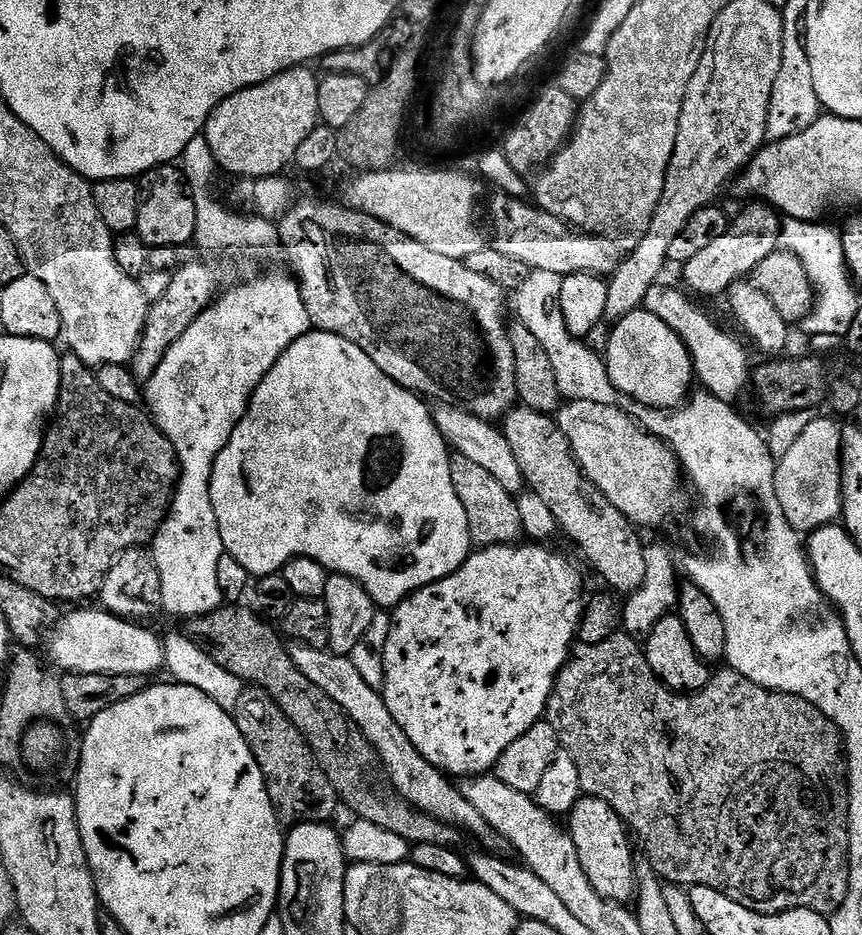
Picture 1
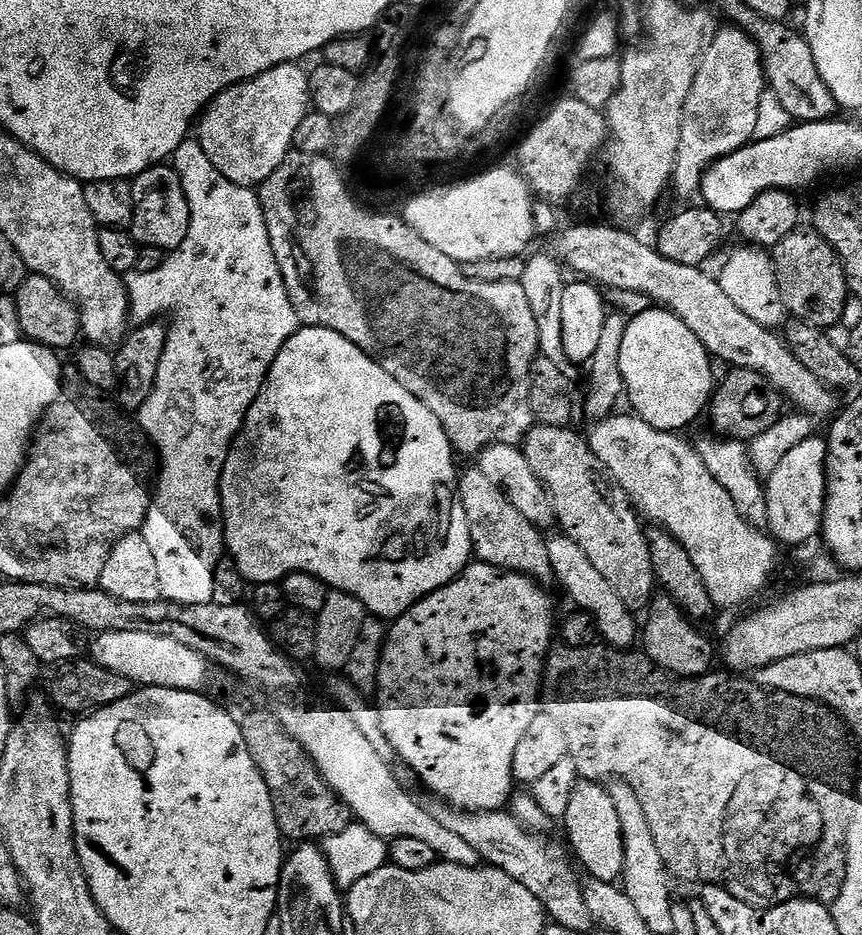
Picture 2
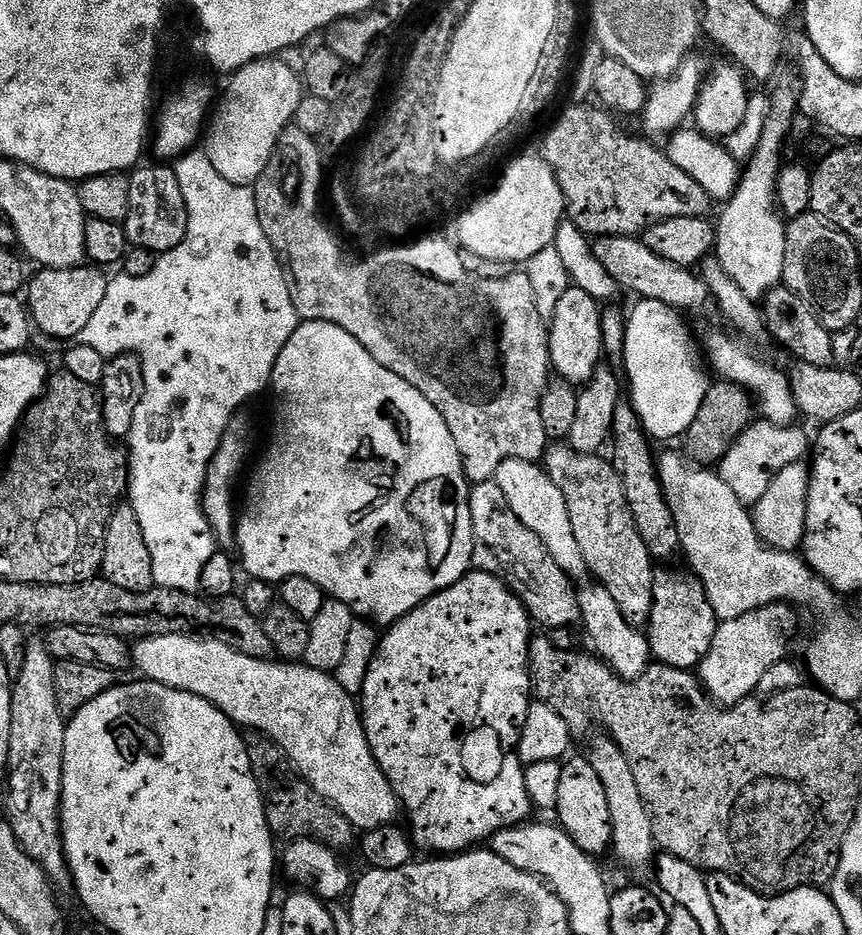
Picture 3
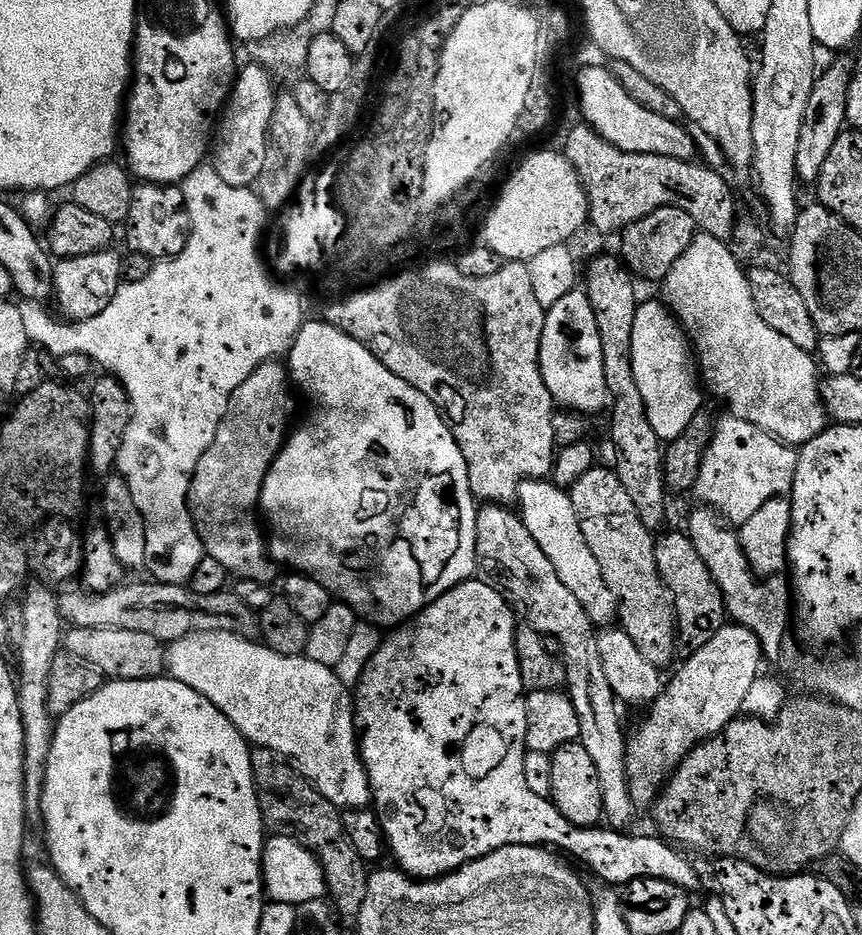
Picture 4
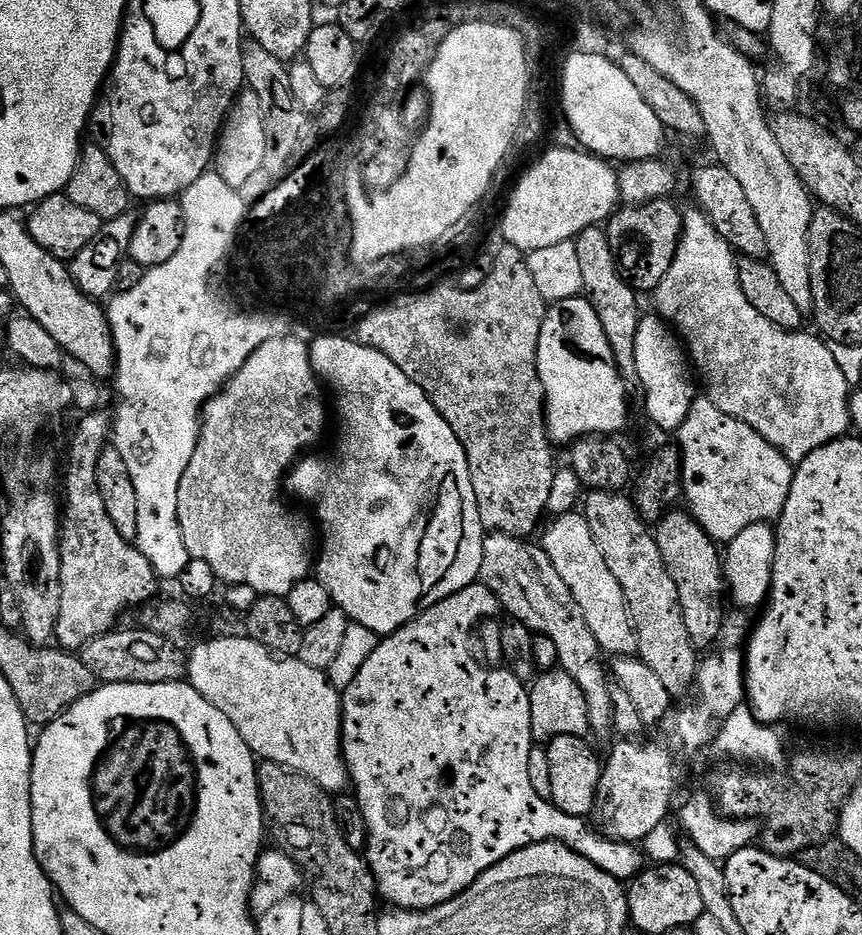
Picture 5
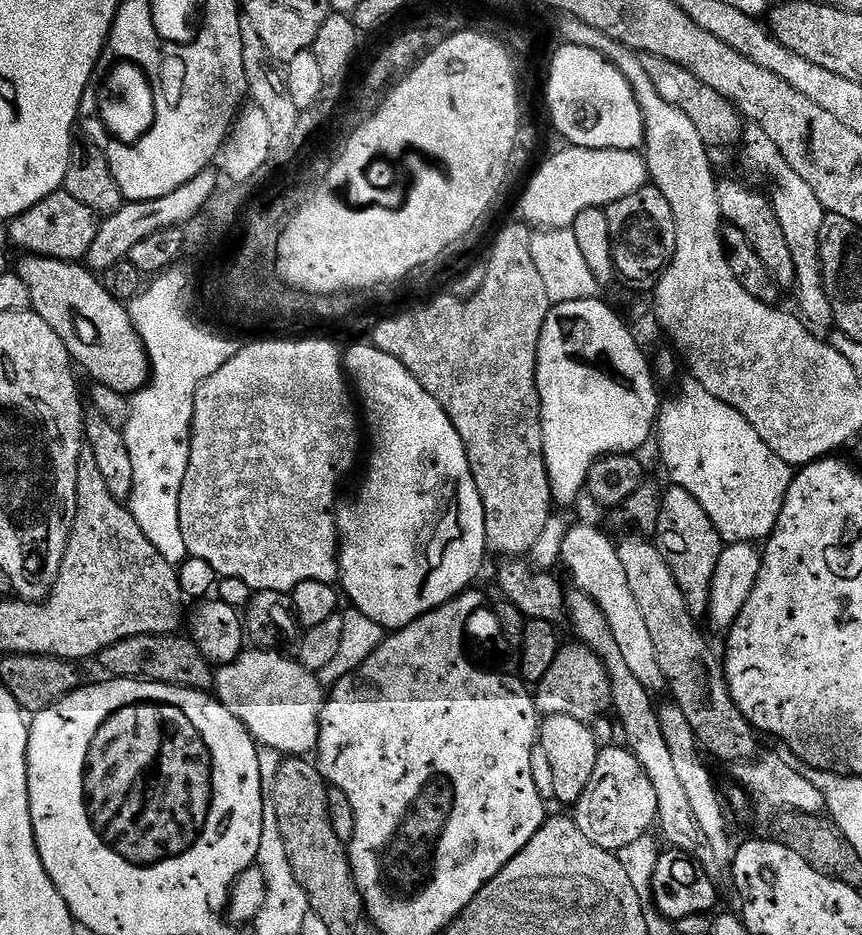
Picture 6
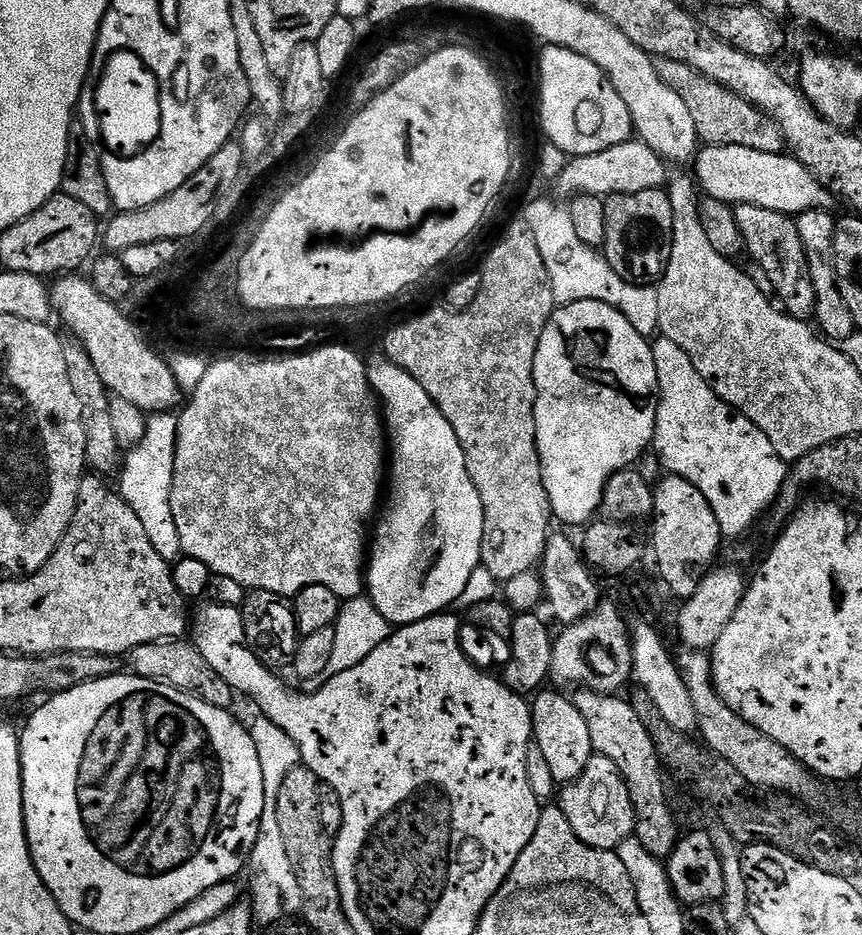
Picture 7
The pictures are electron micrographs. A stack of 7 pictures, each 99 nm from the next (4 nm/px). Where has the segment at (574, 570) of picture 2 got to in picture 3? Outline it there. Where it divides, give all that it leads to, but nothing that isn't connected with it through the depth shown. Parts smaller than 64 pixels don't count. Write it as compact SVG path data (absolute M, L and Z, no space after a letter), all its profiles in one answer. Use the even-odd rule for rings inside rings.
M593 584L579 589L579 608L582 628L585 628L597 655L608 663L615 672L624 680L636 680L646 672L651 664L651 652L647 635L641 630L626 622L618 602L610 595L605 587Z

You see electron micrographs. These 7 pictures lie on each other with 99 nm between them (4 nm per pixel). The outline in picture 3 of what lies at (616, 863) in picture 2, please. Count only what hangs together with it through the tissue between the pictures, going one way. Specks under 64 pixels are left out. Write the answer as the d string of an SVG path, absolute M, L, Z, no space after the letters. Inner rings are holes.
M587 755L574 756L563 761L564 769L558 786L558 802L554 809L554 815L557 816L555 819L558 821L559 827L564 829L567 836L585 854L593 858L600 858L604 851L612 848L610 805L606 803L606 790Z

